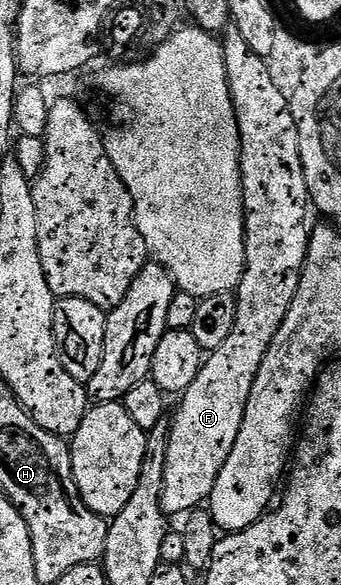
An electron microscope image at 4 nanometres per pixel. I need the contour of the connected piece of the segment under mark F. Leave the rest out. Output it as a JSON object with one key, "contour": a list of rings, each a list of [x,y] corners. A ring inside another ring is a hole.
{"contour":[[[235,26],[229,27],[223,33],[222,43],[228,85],[236,107],[240,131],[246,266],[240,285],[234,293],[238,306],[238,318],[234,318],[234,330],[230,330],[230,338],[226,338],[222,346],[218,346],[207,355],[198,377],[182,394],[182,402],[169,425],[162,502],[164,512],[170,516],[172,514],[182,516],[195,511],[213,492],[218,474],[221,473],[237,441],[242,418],[245,417],[246,402],[249,401],[250,390],[253,389],[254,378],[262,366],[262,360],[266,358],[266,350],[270,350],[270,342],[274,342],[274,334],[278,334],[290,310],[290,302],[294,302],[294,294],[298,294],[298,282],[302,278],[310,235],[310,223],[308,224],[310,197],[306,186],[306,174],[302,170],[298,126],[289,97],[284,96],[282,90],[278,90],[278,86],[274,86],[274,78],[270,78],[266,62],[258,58],[258,54],[254,54],[254,49],[246,43],[246,38],[242,38],[242,34]]]}

